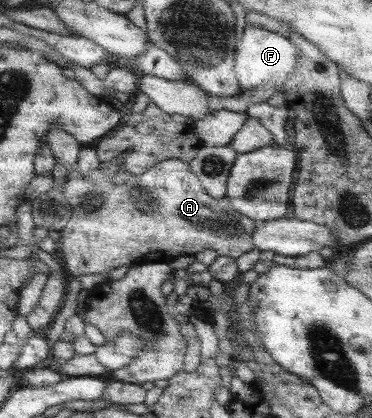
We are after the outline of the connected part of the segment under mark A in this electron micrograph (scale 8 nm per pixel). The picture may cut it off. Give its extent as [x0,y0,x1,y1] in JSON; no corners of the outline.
[58,159,256,277]

